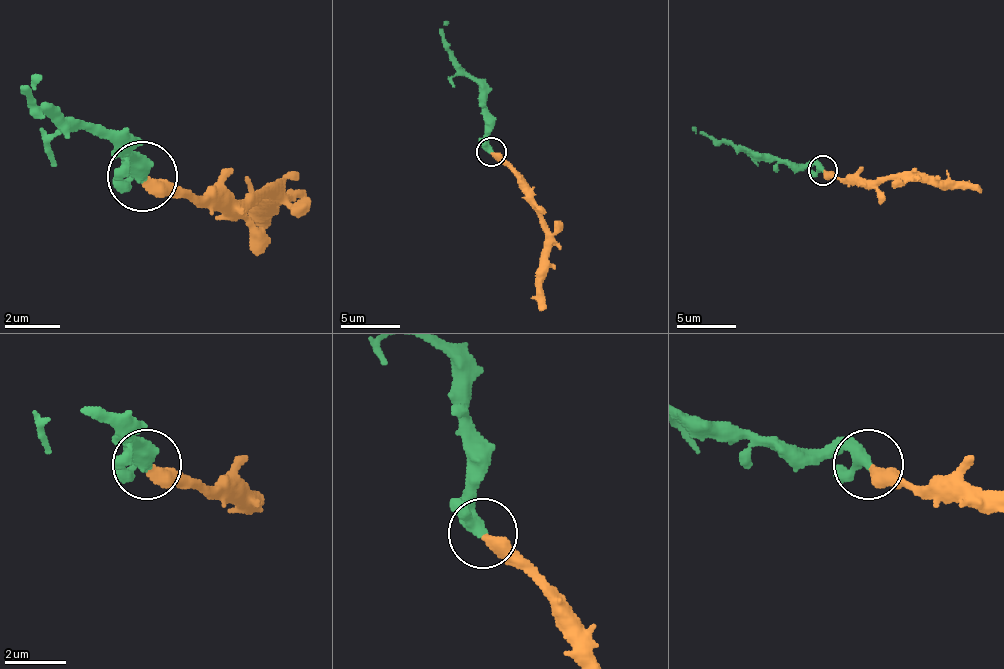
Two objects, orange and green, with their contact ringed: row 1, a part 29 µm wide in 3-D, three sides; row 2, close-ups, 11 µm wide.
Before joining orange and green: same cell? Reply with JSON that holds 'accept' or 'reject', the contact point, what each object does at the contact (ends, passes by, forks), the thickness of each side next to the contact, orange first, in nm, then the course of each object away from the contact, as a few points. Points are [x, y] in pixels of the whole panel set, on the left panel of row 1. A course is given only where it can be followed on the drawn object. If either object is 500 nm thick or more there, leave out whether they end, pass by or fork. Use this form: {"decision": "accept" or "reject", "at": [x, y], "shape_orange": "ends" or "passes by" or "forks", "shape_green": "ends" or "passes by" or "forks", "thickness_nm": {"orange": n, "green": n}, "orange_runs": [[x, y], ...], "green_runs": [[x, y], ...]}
{"decision": "accept", "at": [142, 176], "shape_orange": "ends", "shape_green": "passes by", "thickness_nm": {"orange": 400, "green": 340}, "orange_runs": [[144, 181], [199, 195], [269, 195], [262, 209], [262, 230]], "green_runs": [[144, 174], [123, 153], [40, 105], [26, 84], [40, 77]]}

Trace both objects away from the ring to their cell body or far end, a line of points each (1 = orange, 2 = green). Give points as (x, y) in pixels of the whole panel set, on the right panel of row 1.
1: (822, 172), (845, 178), (904, 178), (972, 184), (981, 193)
2: (822, 169), (813, 163), (760, 160), (692, 128)

